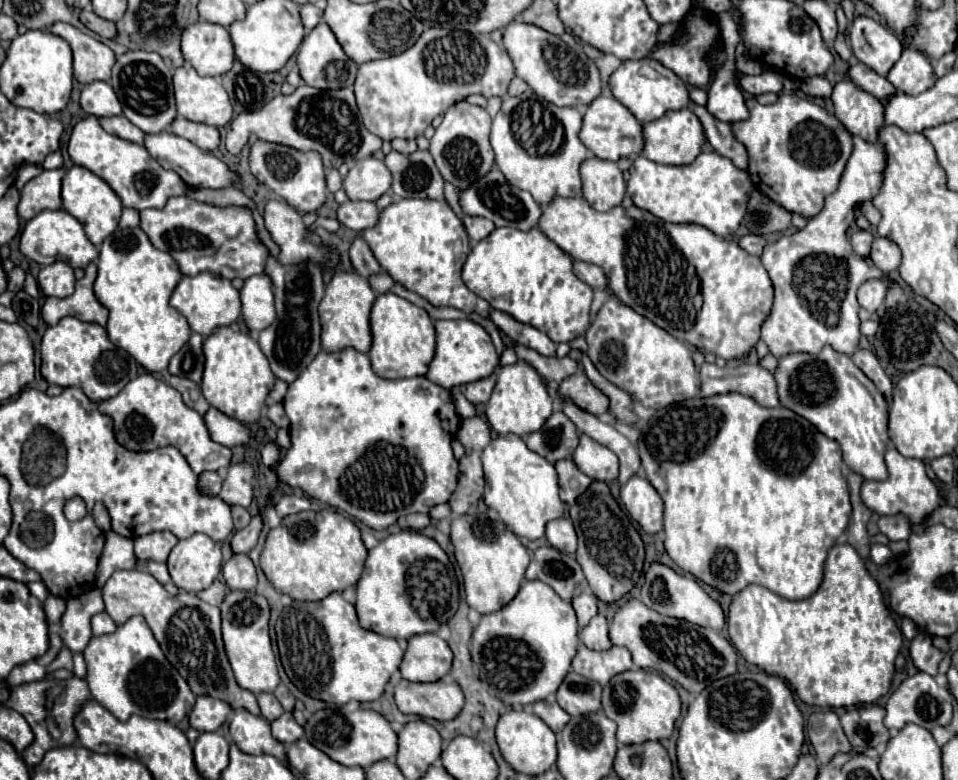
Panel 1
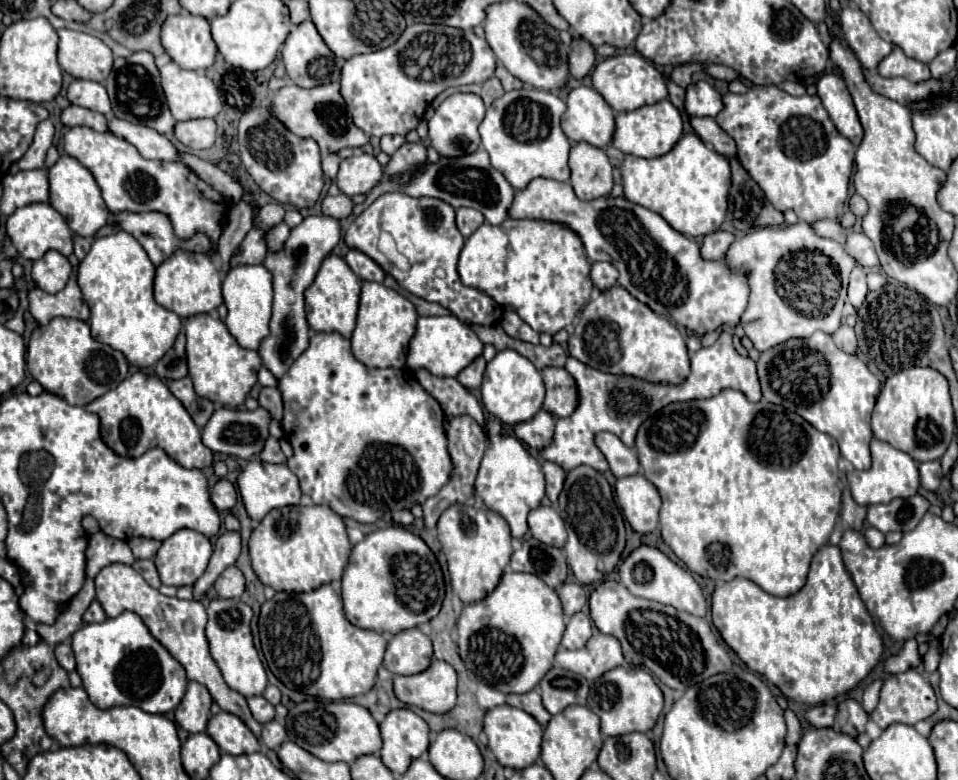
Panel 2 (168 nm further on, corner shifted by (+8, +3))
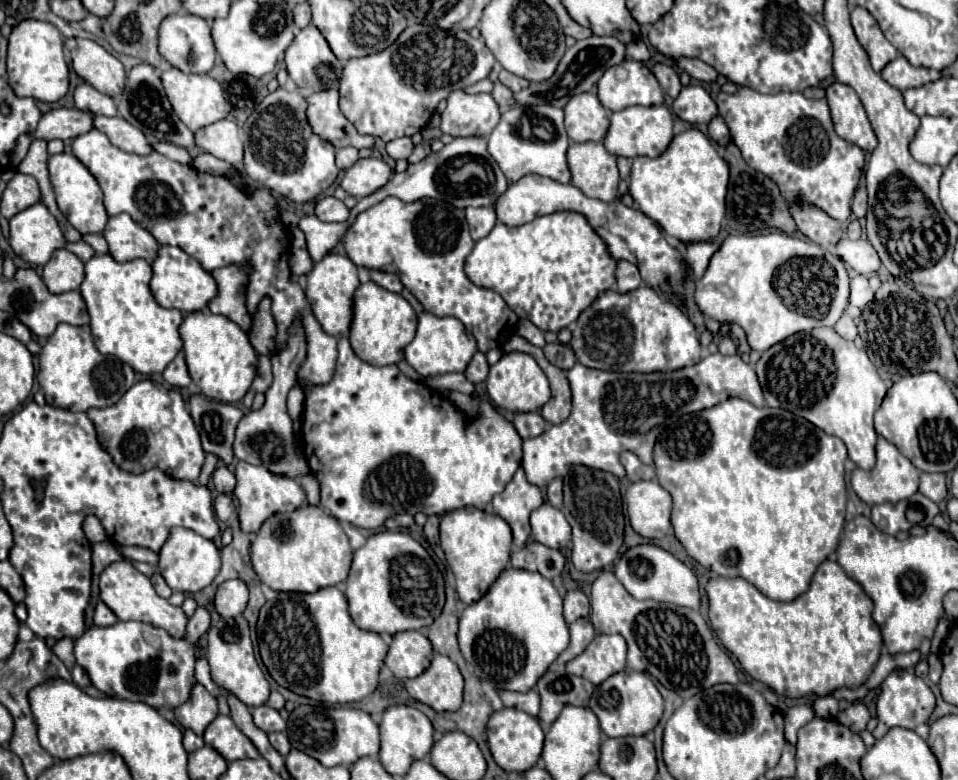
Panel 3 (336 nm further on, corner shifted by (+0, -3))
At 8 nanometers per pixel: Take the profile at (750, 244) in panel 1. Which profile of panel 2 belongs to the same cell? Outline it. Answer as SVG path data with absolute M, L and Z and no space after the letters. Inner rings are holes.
M723 230L707 234L701 242L701 256L705 260L719 260L725 256L725 252L733 240L735 240L735 236L729 232L723 232Z

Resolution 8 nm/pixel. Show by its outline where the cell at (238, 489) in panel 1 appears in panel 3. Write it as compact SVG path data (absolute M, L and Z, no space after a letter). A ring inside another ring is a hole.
M219 494L219 496L215 498L213 508L215 508L215 516L217 516L219 520L227 522L227 518L229 518L229 516L233 514L233 510L235 510L235 504L233 504L233 498L231 498L231 496Z

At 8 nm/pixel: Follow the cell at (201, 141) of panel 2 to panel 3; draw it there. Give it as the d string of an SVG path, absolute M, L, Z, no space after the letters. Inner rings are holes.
M225 118L205 128L199 128L195 132L195 146L235 166L241 166L243 162L243 144L235 120Z

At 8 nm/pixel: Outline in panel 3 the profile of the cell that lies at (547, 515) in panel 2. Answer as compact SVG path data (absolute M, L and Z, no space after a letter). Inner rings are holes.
M543 504L531 514L533 538L549 548L565 548L571 542L571 526L561 510L551 504Z

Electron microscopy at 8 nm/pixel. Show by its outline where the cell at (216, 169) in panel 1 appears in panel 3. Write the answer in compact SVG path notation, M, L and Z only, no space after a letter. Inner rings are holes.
M95 116L95 128L99 132L107 134L107 138L111 140L113 146L117 146L125 152L133 152L139 156L149 156L155 152L151 142L145 138L145 134L141 130L133 128L127 120L121 120L121 116L113 116L113 118Z

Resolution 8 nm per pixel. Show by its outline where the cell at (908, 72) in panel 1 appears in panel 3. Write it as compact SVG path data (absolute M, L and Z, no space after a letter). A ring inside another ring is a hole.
M905 56L895 58L893 62L889 62L881 76L897 90L907 90L907 88L917 88L923 86L927 82L939 80L941 72L937 70L929 70L929 68L915 68L909 64L909 60Z

